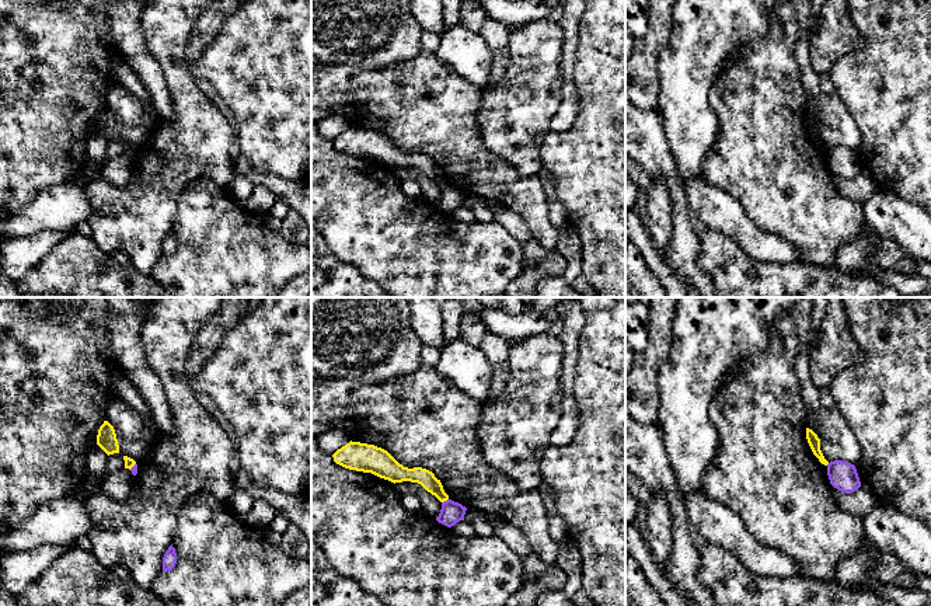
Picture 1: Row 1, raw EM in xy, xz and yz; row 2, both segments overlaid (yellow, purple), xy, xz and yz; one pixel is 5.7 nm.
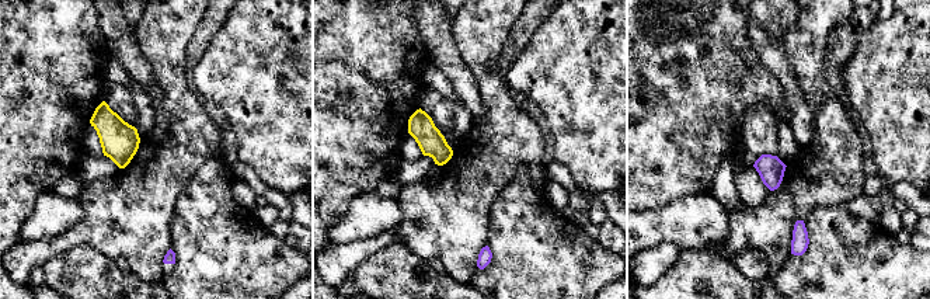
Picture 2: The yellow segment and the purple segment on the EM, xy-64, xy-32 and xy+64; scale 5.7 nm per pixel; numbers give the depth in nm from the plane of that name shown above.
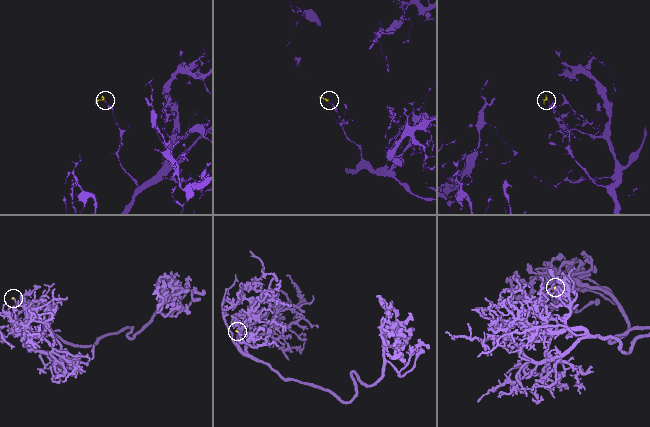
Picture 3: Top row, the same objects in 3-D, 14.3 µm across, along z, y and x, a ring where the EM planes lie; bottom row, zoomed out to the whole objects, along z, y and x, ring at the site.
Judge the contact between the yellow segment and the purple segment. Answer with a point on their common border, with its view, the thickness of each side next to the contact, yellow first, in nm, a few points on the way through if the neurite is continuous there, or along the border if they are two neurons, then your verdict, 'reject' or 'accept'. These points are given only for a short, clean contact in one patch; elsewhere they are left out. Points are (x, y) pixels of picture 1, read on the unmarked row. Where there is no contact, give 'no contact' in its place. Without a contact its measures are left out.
xz (445, 185) | 100/130 nm | along xz (447, 184), (442, 188) | reject

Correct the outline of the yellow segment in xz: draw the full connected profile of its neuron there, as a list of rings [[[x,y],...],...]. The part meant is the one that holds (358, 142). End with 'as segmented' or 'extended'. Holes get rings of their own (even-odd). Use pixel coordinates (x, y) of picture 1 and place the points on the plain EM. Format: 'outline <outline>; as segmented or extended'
outline [[[351,126],[338,135],[332,143],[337,150],[345,154],[372,159],[394,170],[402,167],[418,168],[440,188],[449,185],[440,166],[432,157],[422,153],[404,153],[387,136],[374,130]]]; as segmented

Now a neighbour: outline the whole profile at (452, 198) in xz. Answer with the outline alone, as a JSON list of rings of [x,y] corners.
[[[447,185],[442,188],[442,195],[436,206],[447,213],[454,212],[457,208],[464,206],[467,194],[458,188]]]

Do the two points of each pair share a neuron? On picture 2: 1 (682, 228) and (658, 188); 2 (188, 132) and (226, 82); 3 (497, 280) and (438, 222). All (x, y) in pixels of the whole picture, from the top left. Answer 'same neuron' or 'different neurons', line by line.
1: different neurons
2: different neurons
3: different neurons

